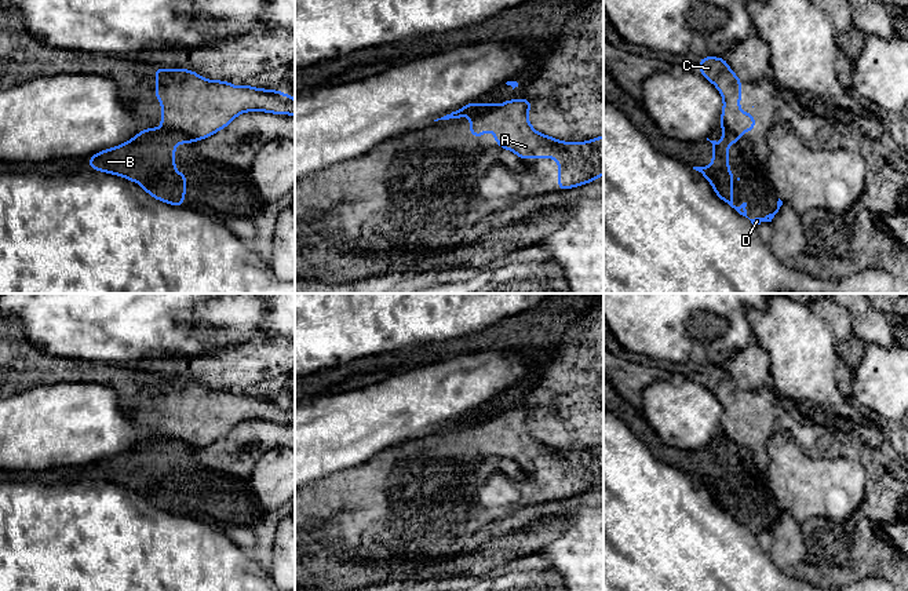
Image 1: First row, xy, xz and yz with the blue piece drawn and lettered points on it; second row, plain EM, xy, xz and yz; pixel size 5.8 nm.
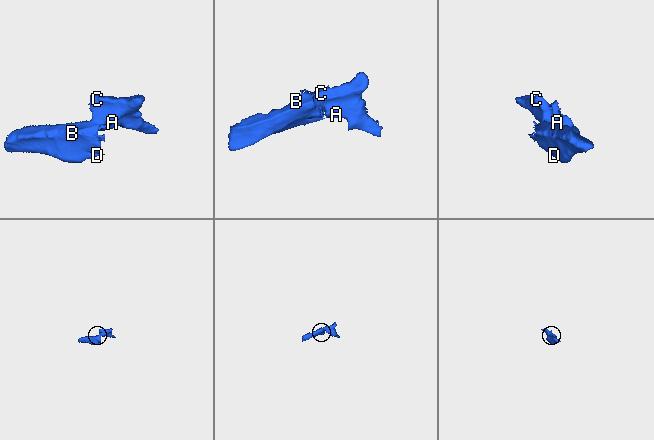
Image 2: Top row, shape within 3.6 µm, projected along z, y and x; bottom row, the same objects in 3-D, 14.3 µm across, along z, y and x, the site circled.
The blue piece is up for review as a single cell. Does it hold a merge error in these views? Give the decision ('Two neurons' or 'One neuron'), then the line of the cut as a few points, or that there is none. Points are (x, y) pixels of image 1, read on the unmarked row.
Two neurons. Split along xy (161, 436), (181, 438), (193, 448)

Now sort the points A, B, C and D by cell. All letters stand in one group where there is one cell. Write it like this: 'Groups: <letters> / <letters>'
Groups: A C / B D

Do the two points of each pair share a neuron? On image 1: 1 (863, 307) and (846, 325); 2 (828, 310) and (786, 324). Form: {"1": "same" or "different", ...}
{"1": "different", "2": "different"}

